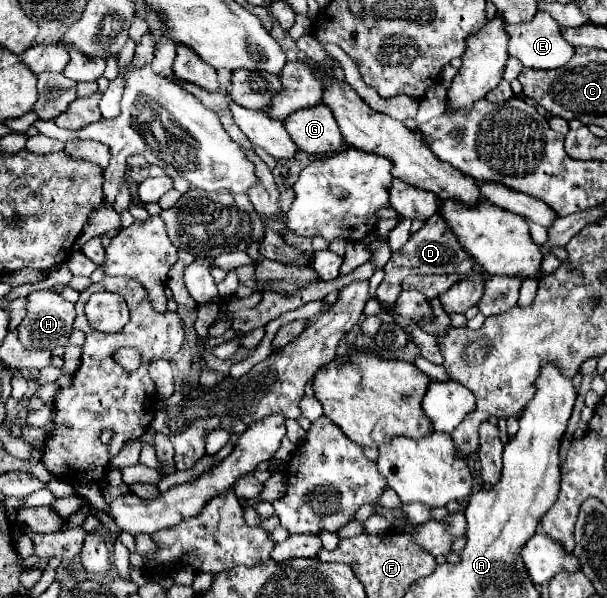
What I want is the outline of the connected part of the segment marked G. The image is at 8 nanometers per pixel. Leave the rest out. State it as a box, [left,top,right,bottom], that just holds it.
[285,104,343,154]

